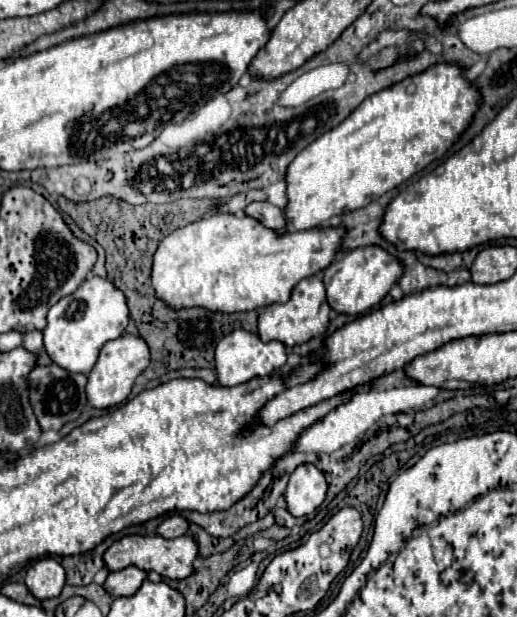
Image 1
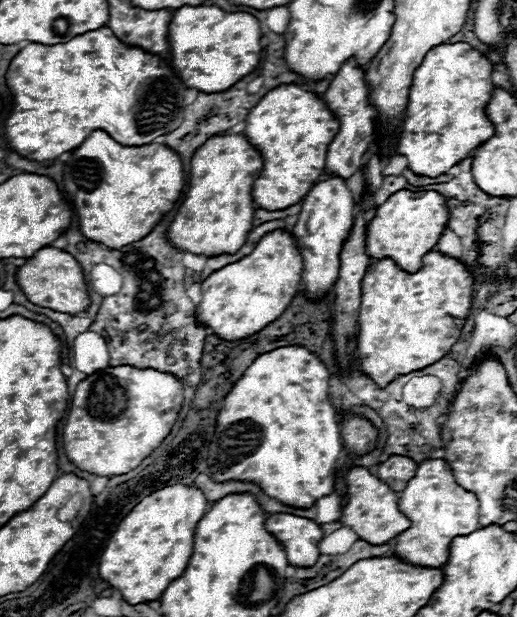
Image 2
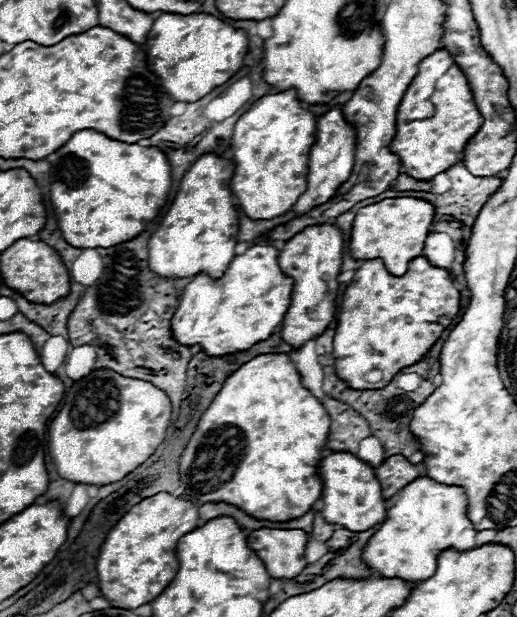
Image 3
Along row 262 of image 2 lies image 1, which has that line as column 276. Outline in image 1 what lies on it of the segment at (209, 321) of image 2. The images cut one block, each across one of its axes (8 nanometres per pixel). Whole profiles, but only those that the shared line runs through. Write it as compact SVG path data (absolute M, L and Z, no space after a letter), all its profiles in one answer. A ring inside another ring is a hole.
M216 212L208 218L196 220L184 228L174 230L160 242L154 254L152 284L158 298L172 308L202 306L212 312L244 312L274 302L288 302L294 286L300 280L328 268L328 264L340 252L340 236L344 236L344 232L340 232L340 228L336 226L278 234L272 232L272 228L260 224L260 220L252 220L252 216Z

